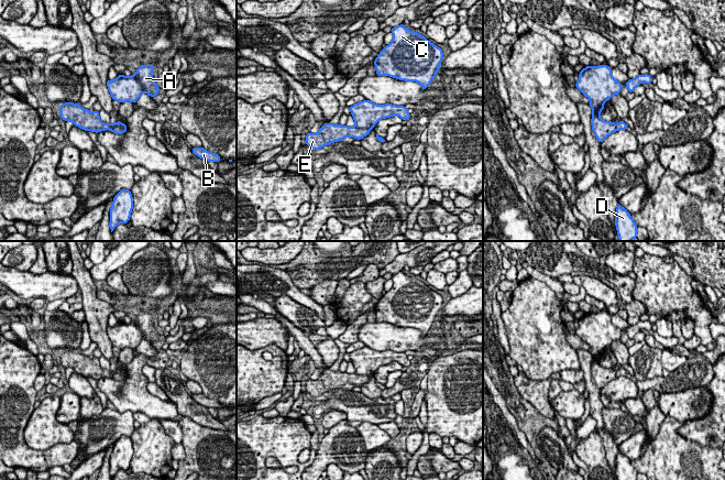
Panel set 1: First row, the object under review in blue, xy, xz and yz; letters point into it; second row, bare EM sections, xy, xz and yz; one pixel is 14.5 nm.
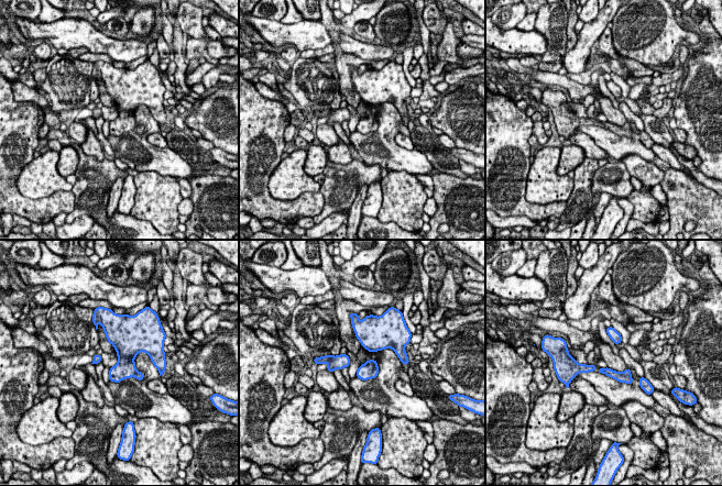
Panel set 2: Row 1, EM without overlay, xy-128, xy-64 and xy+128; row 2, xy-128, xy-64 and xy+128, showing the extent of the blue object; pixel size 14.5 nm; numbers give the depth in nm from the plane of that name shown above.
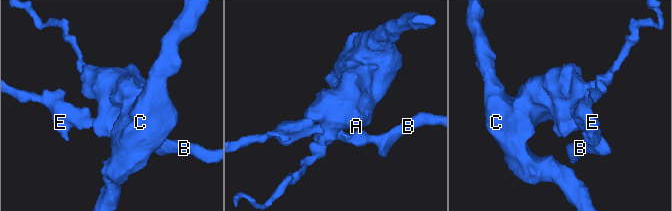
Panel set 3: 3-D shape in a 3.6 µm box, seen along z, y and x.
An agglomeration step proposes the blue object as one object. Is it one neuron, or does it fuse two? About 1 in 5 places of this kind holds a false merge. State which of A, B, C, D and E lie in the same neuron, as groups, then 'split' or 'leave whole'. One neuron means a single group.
A C D / B E; split

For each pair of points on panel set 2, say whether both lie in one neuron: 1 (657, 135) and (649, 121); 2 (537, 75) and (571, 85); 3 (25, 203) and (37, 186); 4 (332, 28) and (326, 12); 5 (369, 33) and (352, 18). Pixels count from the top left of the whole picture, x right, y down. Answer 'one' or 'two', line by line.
1: one
2: one
3: two
4: one
5: two

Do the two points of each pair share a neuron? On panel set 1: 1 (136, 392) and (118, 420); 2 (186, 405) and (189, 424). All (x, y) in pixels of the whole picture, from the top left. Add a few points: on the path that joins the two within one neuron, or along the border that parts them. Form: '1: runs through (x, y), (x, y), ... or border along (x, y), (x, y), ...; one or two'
1: border along (116, 408), (119, 412), (130, 411), (132, 413); two
2: border along (180, 416), (187, 416), (211, 428); two

